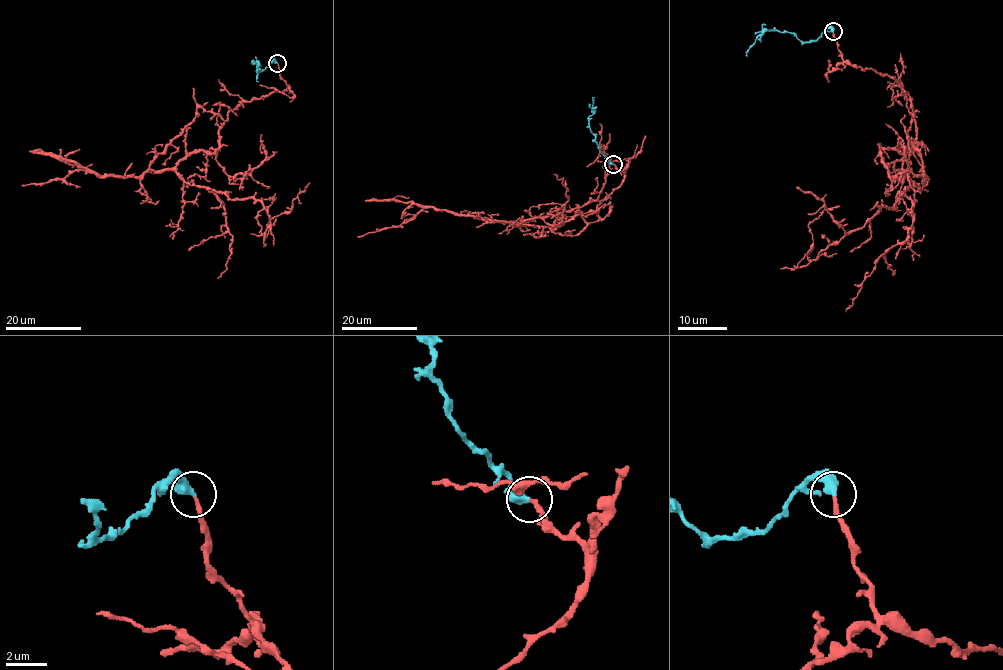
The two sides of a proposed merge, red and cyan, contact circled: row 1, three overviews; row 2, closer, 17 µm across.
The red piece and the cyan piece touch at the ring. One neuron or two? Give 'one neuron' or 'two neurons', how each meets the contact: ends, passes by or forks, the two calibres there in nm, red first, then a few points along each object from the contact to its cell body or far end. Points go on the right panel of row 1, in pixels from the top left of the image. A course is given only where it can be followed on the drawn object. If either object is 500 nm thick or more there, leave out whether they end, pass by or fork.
one neuron | red ends | cyan ends | 200/480 nm | red via (832, 32), (845, 60), (911, 97), (917, 142), (895, 208), (812, 260), (808, 226), (838, 206) | cyan via (832, 31), (826, 29), (816, 40), (803, 42), (791, 32), (767, 30), (747, 56)

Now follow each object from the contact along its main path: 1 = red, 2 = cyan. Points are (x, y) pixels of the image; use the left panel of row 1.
1: (277, 64), (287, 88), (242, 101), (218, 148), (176, 166), (191, 185), (259, 200), (265, 239), (276, 197)
2: (277, 63), (272, 61), (260, 71), (252, 62), (257, 64), (258, 81)

